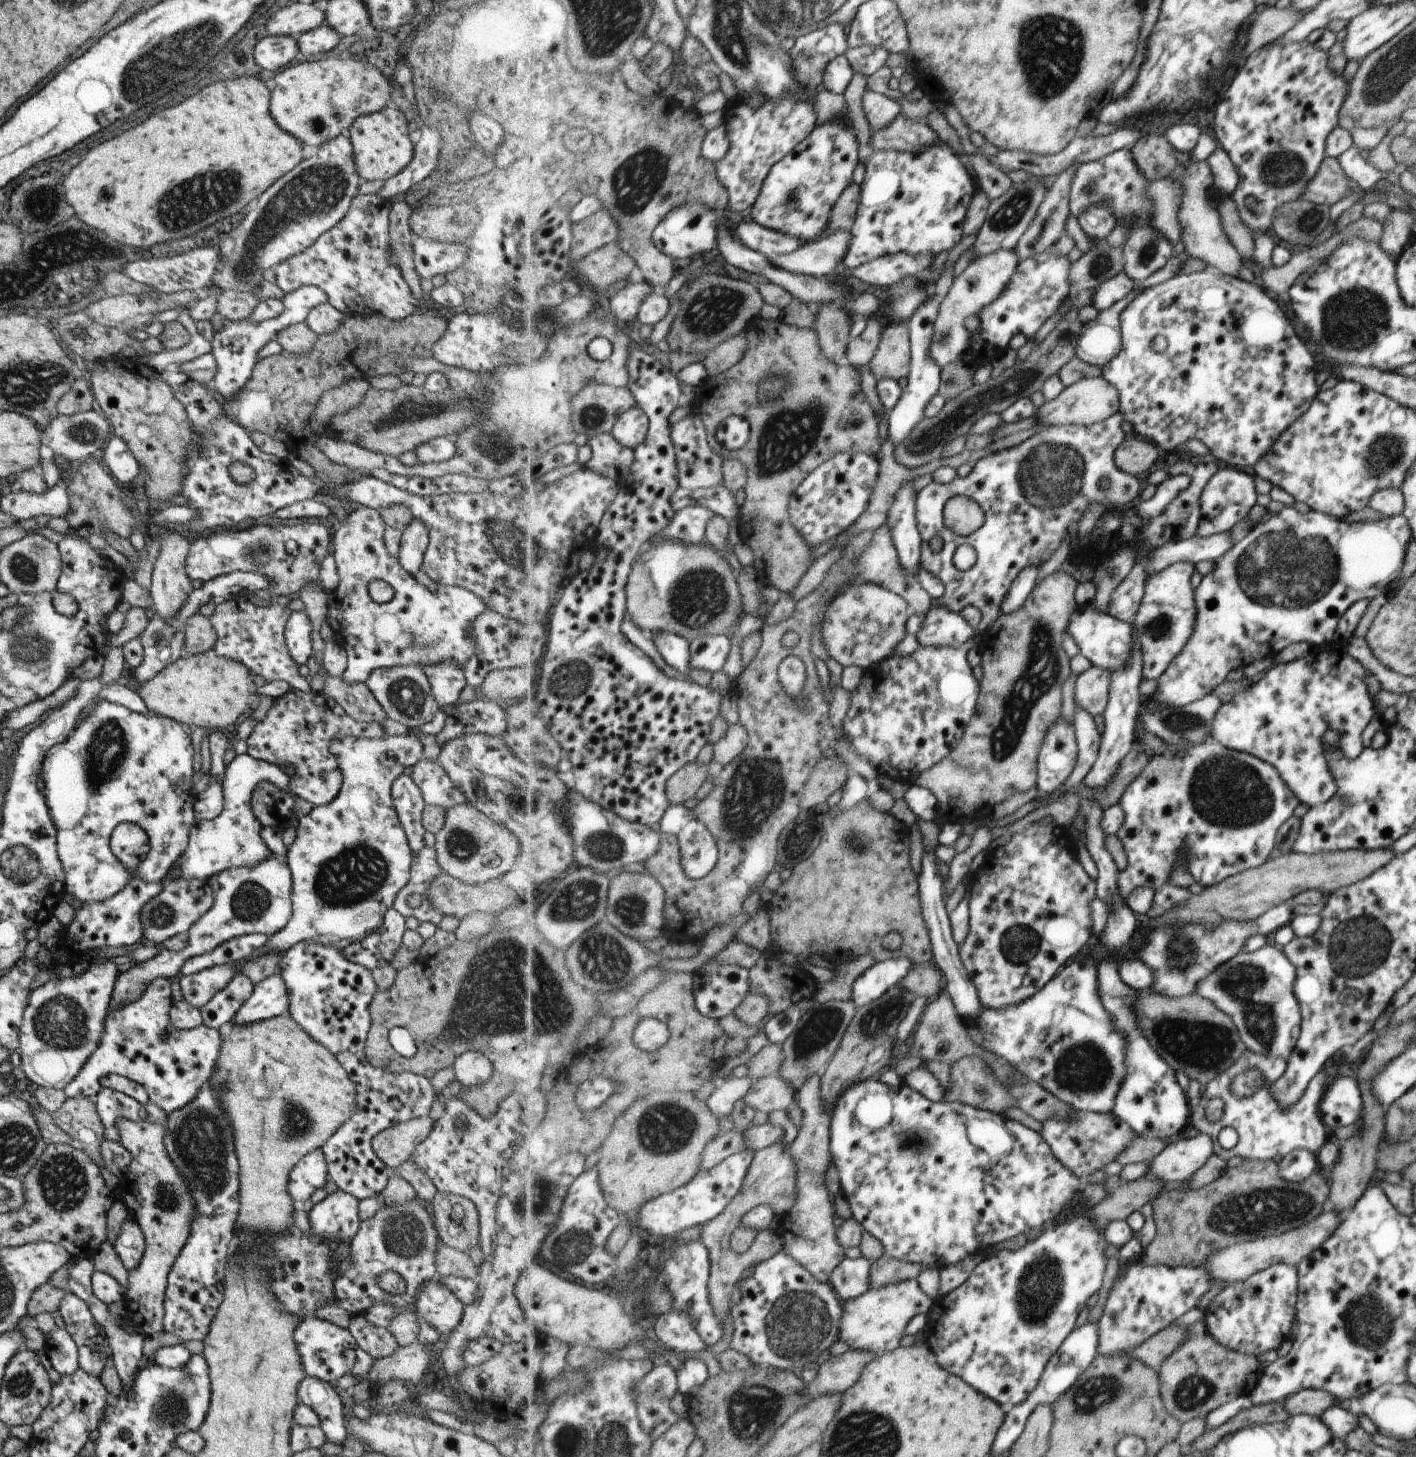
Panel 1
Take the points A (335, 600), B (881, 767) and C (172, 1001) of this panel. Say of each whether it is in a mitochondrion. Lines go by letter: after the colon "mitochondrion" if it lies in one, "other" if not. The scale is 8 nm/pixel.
A: other
B: other
C: other

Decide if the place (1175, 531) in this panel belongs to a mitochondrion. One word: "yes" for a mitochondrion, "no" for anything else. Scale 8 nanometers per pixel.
no

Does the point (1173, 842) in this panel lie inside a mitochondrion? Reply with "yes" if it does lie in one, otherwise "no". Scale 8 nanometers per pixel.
no

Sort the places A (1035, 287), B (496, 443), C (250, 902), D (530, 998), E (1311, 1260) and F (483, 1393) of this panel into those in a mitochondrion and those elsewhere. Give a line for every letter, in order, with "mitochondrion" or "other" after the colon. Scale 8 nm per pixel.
A: other
B: mitochondrion
C: mitochondrion
D: mitochondrion
E: other
F: other

